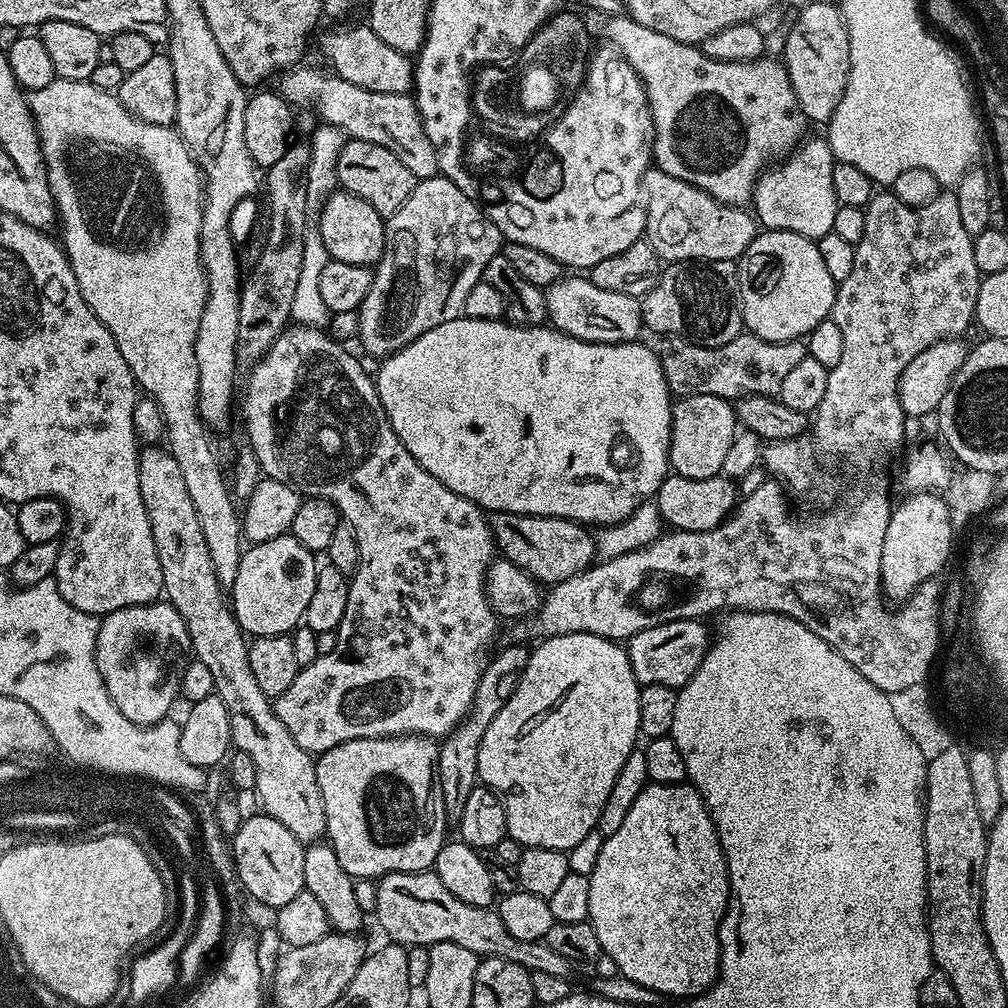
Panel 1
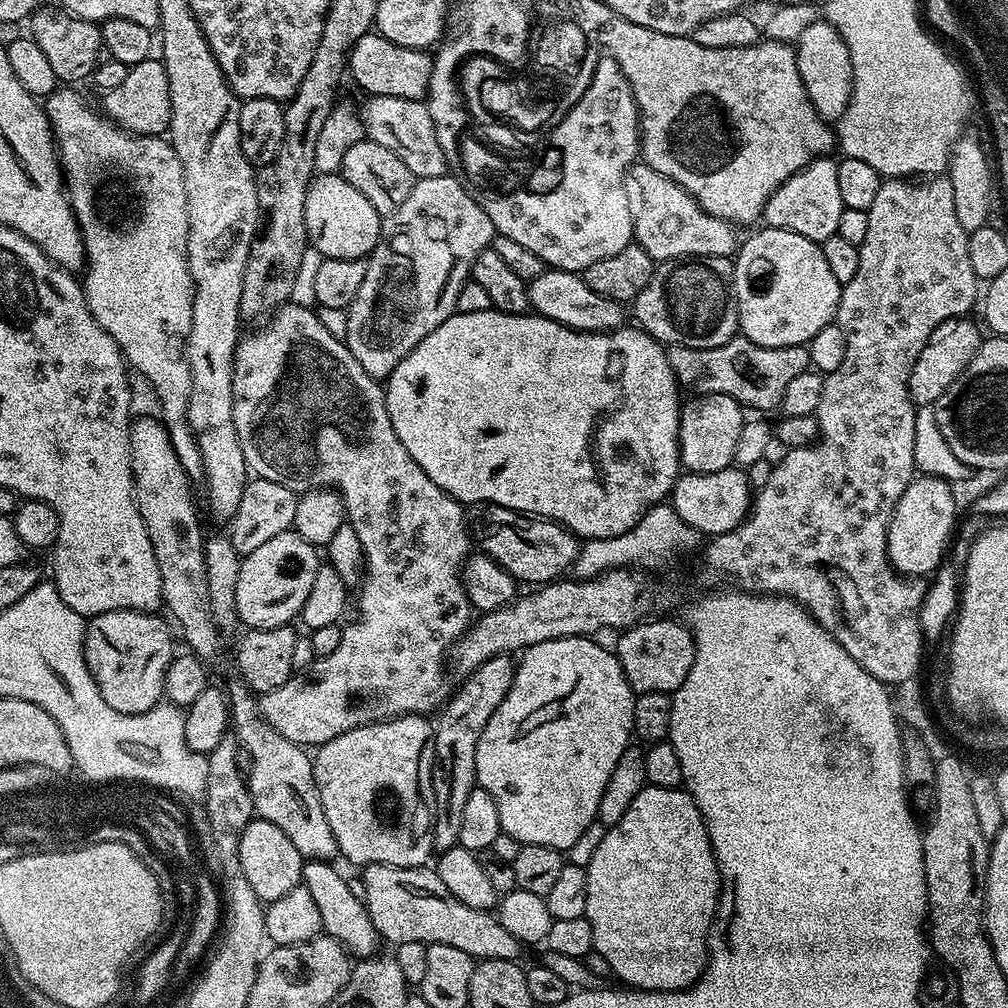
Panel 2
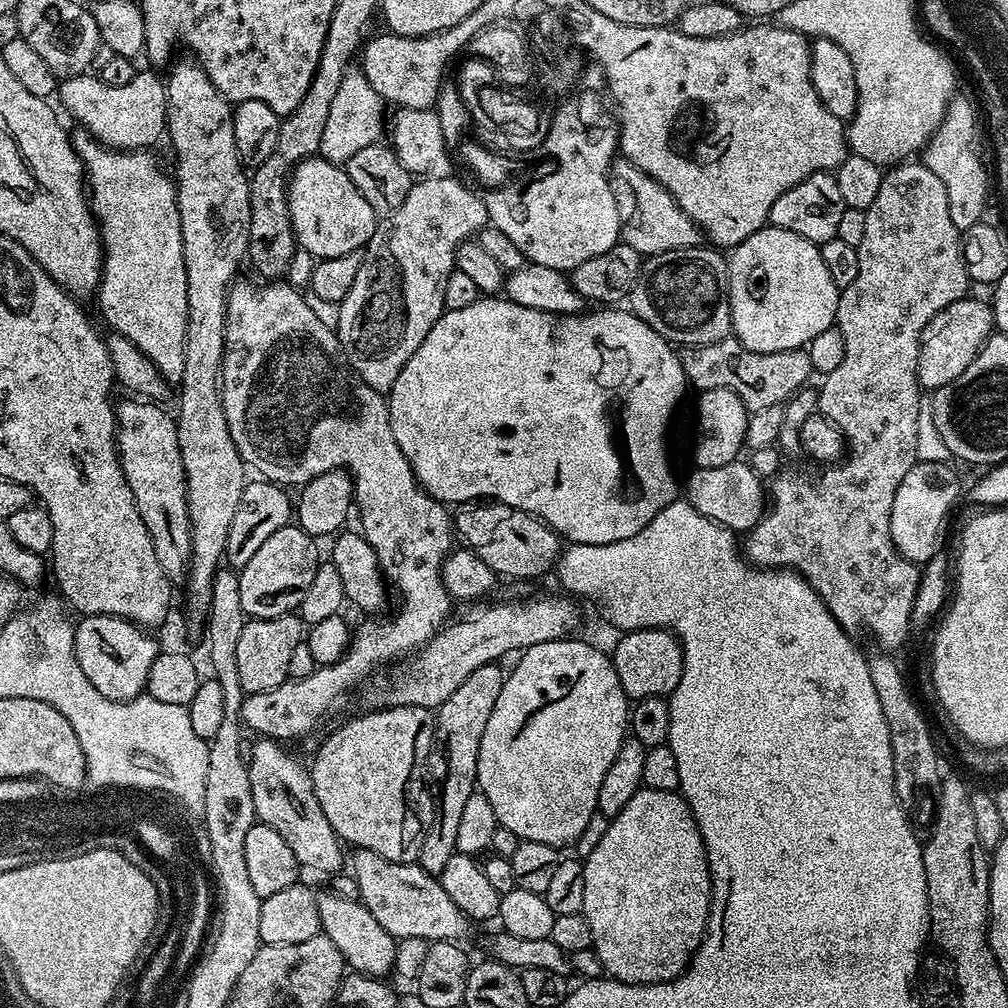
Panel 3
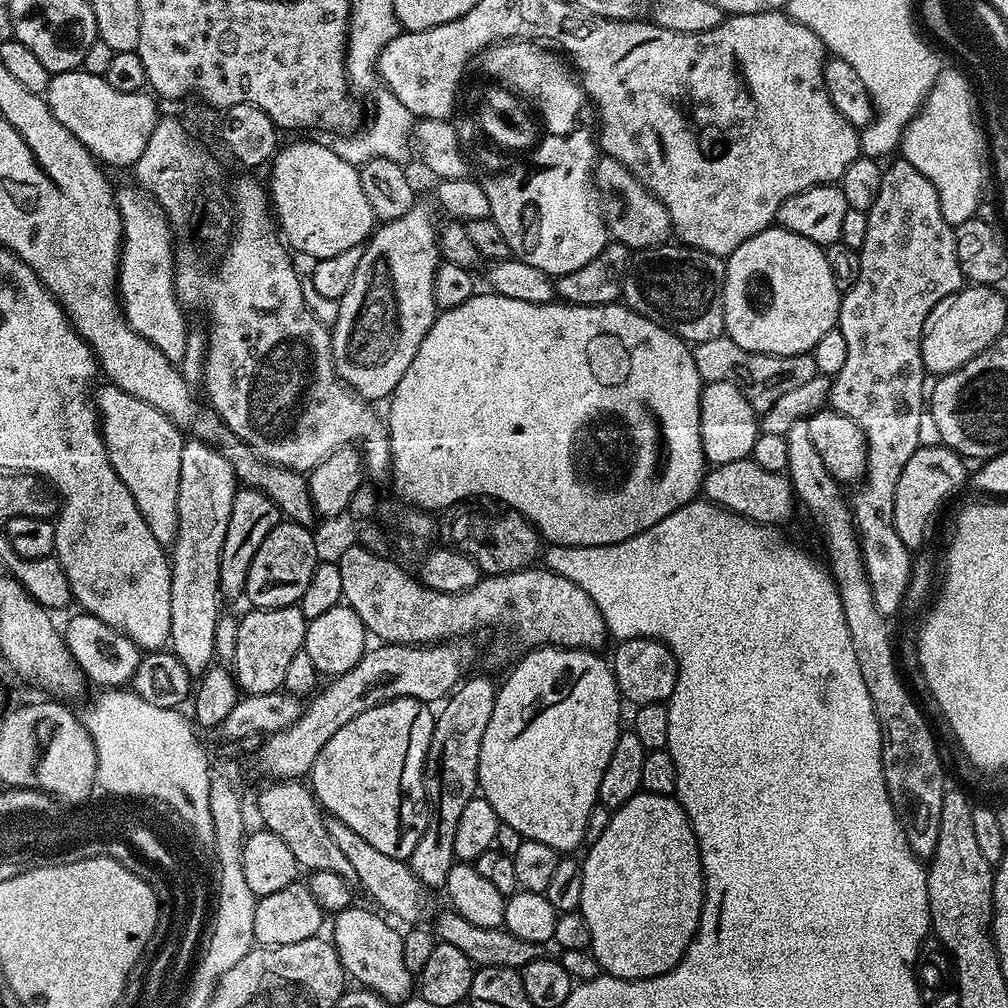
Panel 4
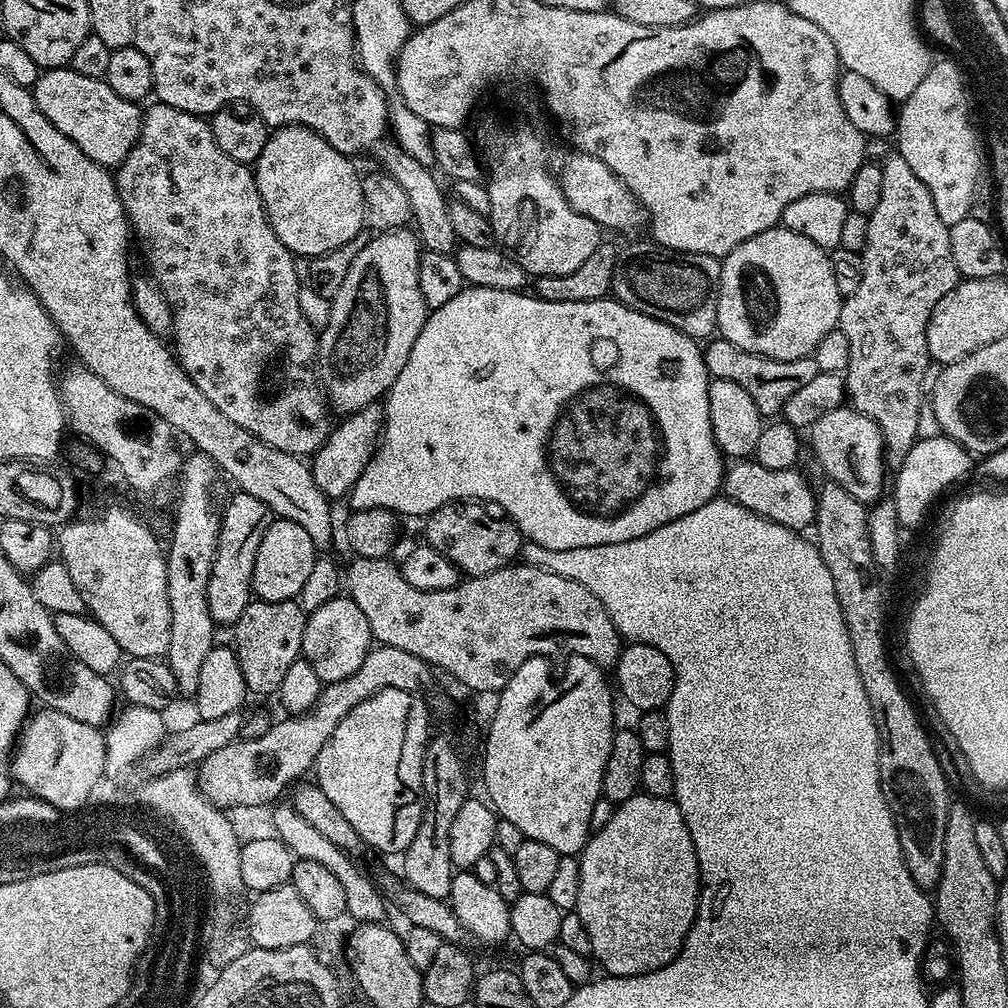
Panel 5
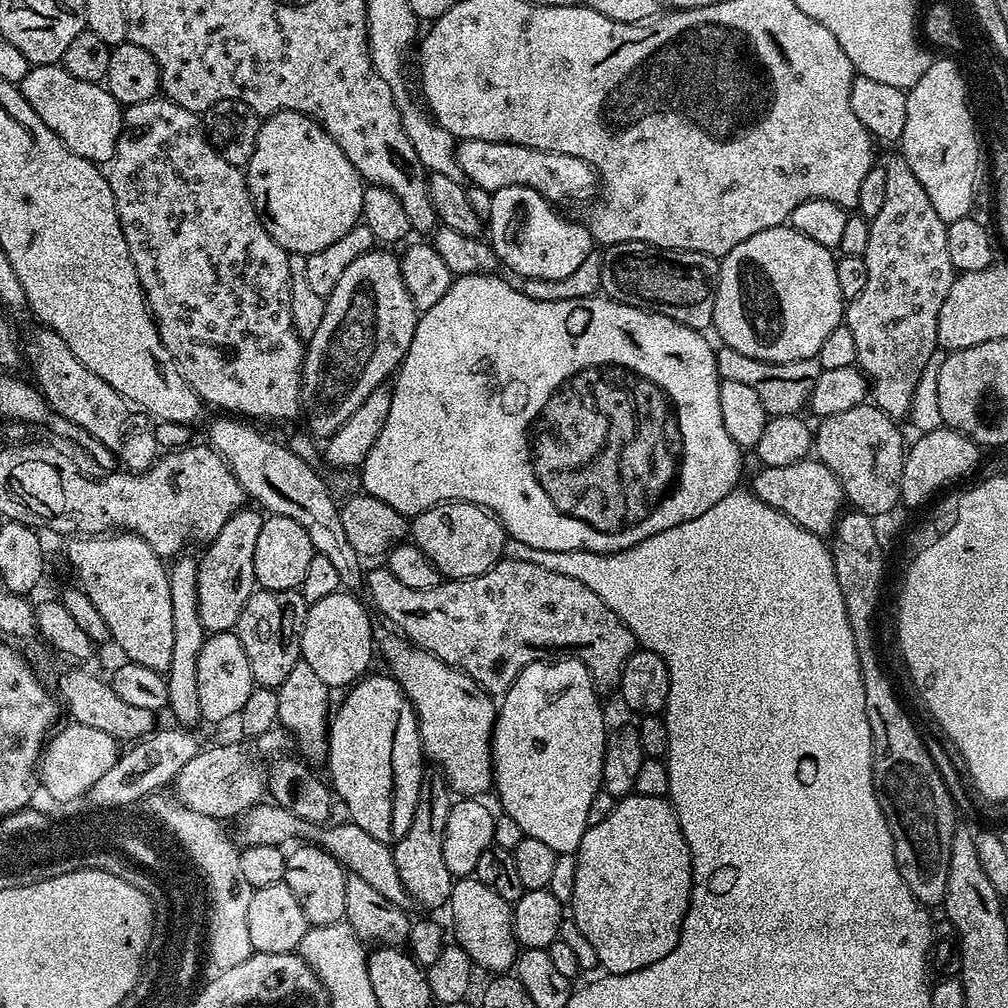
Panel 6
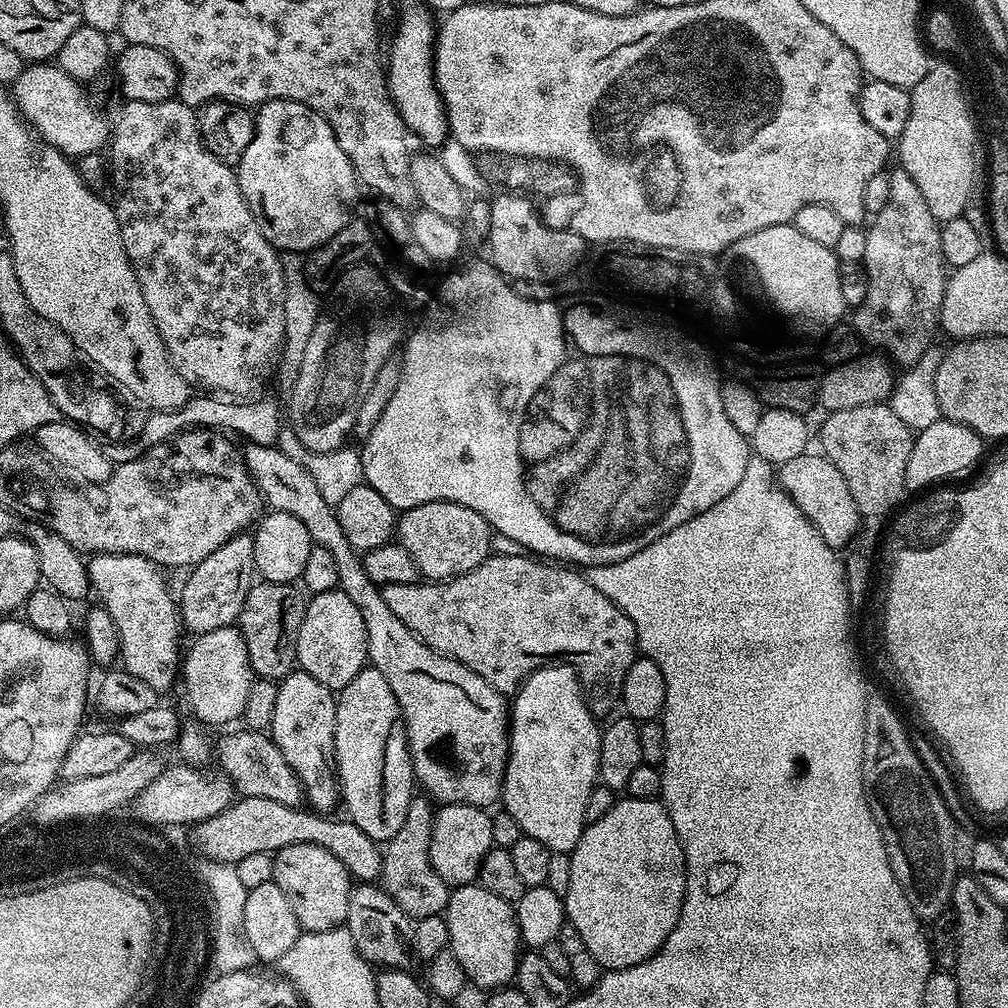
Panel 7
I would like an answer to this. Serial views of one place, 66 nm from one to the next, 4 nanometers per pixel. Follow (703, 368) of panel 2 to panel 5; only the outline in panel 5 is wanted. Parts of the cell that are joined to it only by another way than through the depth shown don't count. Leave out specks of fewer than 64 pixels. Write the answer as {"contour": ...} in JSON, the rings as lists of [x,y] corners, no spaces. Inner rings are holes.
{"contour":[[[723,338],[709,339],[703,345],[702,351],[709,377],[712,380],[738,382],[738,386],[742,386],[742,390],[746,390],[746,394],[750,394],[750,398],[754,398],[754,406],[758,406],[761,416],[765,418],[772,418],[783,413],[786,402],[790,402],[790,398],[802,386],[808,385],[820,372],[818,362],[814,362],[811,356],[793,360],[775,360],[743,352],[741,348],[734,346],[734,342]]]}

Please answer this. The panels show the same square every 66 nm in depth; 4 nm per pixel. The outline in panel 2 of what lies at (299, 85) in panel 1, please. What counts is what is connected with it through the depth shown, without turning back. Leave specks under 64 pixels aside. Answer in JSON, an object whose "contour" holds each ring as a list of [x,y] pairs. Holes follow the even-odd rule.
{"contour":[[[368,96],[358,111],[364,122],[364,135],[369,140],[386,146],[386,150],[398,154],[410,169],[413,177],[425,180],[449,175],[448,156],[440,145],[441,137],[434,130],[434,120],[424,100],[390,98],[389,96]]]}

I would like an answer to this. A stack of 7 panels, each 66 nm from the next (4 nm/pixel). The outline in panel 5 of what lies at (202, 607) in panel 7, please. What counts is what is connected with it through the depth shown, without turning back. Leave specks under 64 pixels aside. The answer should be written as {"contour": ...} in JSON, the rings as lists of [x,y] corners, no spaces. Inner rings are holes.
{"contour":[[[233,491],[228,505],[223,505],[220,517],[220,533],[218,546],[214,554],[214,562],[210,570],[210,582],[206,586],[206,602],[210,606],[210,618],[217,626],[234,626],[238,618],[242,618],[242,610],[253,599],[252,575],[254,574],[254,558],[258,558],[258,542],[262,542],[262,534],[273,522],[273,514],[262,502],[262,498],[254,498],[254,494]]]}

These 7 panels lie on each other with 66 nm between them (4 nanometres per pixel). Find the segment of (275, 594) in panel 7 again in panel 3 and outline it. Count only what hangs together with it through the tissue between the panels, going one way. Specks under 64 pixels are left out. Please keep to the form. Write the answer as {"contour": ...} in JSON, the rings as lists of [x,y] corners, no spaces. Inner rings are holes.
{"contour":[[[299,615],[245,619],[238,641],[238,682],[242,682],[242,691],[245,694],[262,694],[266,690],[274,690],[274,686],[285,684],[290,678],[290,657],[305,640],[306,625]]]}

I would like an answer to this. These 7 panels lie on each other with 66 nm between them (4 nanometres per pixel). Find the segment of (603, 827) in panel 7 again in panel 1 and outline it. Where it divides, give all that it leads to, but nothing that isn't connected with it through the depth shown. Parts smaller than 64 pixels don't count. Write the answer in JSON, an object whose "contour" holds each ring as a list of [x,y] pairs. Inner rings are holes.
{"contour":[[[650,782],[647,784],[642,790],[642,794],[638,794],[634,806],[630,806],[622,826],[618,826],[618,830],[614,830],[614,834],[604,837],[604,845],[598,854],[598,863],[595,864],[588,881],[590,882],[588,920],[594,926],[594,934],[598,934],[601,953],[612,957],[619,975],[630,978],[630,982],[638,982],[638,986],[646,986],[650,990],[660,993],[664,998],[668,998],[668,996],[684,996],[683,998],[703,996],[706,989],[712,987],[712,983],[720,975],[720,937],[718,933],[724,912],[728,908],[730,882],[728,881],[726,858],[716,833],[716,827],[697,788],[693,788],[688,782],[683,784],[654,784]]]}

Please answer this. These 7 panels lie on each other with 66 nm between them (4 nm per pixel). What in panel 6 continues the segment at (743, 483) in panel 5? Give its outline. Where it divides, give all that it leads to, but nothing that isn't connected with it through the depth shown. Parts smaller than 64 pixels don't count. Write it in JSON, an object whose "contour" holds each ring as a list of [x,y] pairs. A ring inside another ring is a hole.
{"contour":[[[805,458],[788,466],[761,467],[753,478],[750,491],[766,506],[785,512],[798,526],[821,538],[831,537],[842,515],[846,497],[838,478],[815,458]],[[841,507],[841,508],[840,508]]]}

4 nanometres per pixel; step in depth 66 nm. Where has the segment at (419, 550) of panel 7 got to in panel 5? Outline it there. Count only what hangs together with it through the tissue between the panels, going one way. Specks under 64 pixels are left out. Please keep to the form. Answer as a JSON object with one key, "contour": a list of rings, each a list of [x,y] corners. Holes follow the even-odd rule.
{"contour":[[[453,502],[434,510],[423,521],[423,539],[430,547],[444,552],[465,577],[485,576],[513,563],[520,552],[522,537],[515,524],[499,515],[487,516],[480,502]]]}

